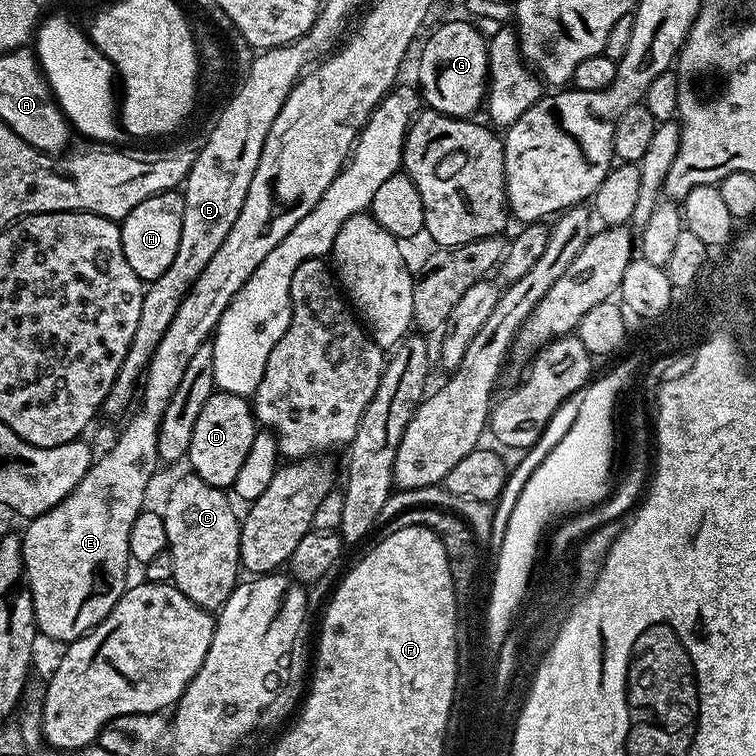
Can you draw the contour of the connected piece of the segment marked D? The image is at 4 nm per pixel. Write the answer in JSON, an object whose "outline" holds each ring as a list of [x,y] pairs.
{"outline":[[[213,391],[206,406],[202,406],[202,414],[198,414],[198,422],[194,422],[194,434],[186,457],[187,463],[192,463],[191,471],[210,482],[210,486],[231,489],[242,462],[246,462],[246,454],[250,454],[250,442],[254,442],[257,431],[256,414],[245,397]]]}

